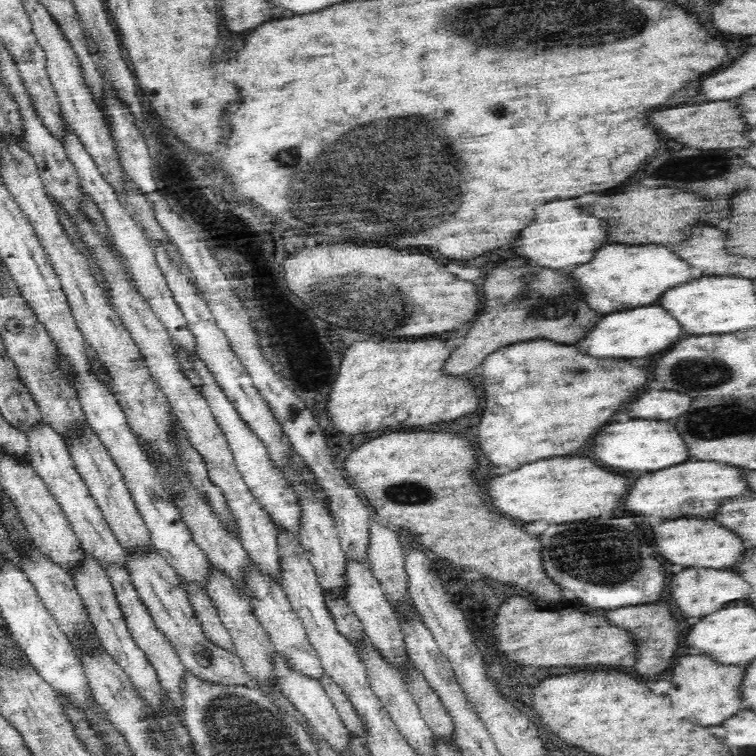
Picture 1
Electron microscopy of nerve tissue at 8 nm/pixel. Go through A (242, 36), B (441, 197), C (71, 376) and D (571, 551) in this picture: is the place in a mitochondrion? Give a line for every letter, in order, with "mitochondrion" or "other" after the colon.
A: other
B: mitochondrion
C: other
D: mitochondrion

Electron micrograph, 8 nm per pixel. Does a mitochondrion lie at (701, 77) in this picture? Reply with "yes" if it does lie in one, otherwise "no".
no

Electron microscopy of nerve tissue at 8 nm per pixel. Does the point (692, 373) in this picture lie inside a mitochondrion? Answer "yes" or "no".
yes

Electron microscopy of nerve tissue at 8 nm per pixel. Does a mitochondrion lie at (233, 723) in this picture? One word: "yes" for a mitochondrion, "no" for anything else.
yes

